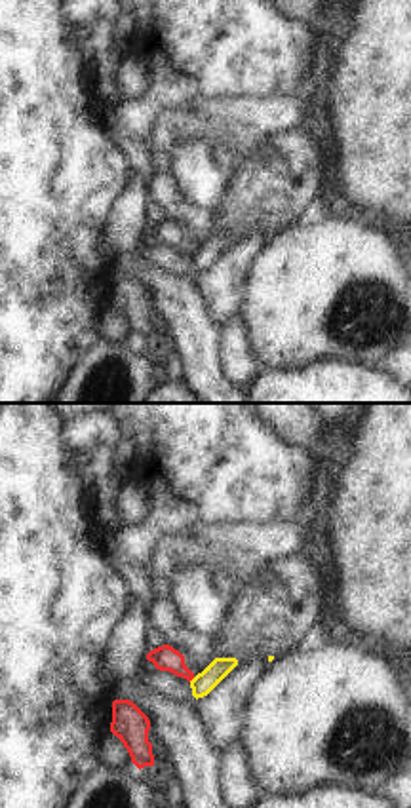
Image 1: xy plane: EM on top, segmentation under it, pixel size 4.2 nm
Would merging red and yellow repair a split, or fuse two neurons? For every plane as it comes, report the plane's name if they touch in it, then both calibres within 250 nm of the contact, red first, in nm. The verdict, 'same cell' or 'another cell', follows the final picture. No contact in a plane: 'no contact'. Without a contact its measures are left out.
meets red in xy; 110 nm thick on the red side, 90 nm on the other

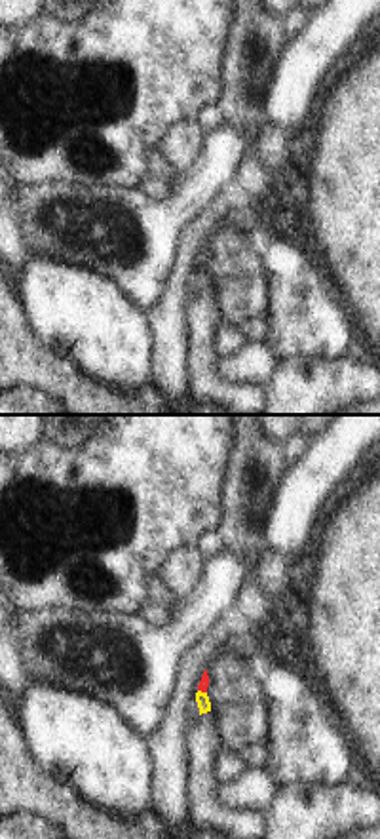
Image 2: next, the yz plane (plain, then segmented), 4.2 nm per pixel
meets red in yz; 50 nm thick on the red side, 60 nm on the other

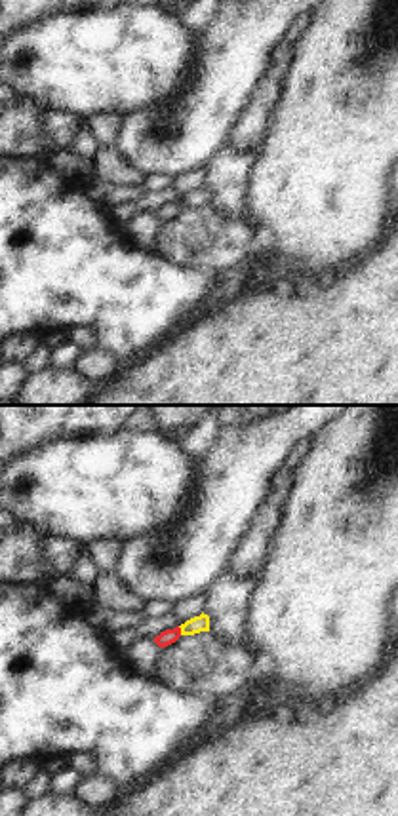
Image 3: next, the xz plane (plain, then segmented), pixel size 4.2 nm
meets red in xz; 70 nm thick on the red side, 70 nm on the other

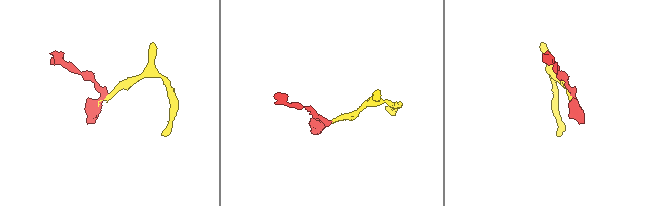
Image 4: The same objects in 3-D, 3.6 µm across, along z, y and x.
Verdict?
another cell

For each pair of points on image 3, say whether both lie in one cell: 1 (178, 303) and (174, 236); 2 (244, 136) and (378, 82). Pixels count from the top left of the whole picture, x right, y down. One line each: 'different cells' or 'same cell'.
1: different cells
2: different cells

